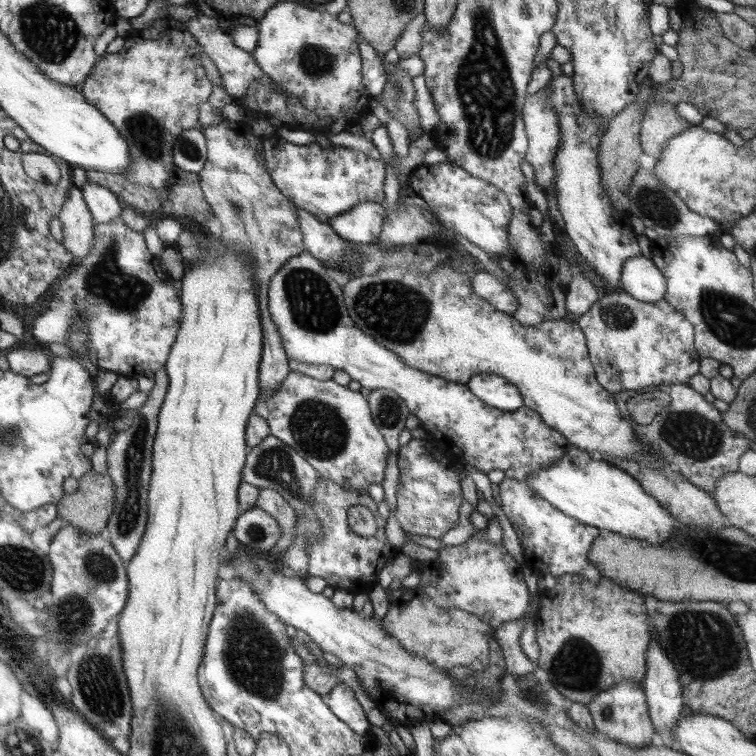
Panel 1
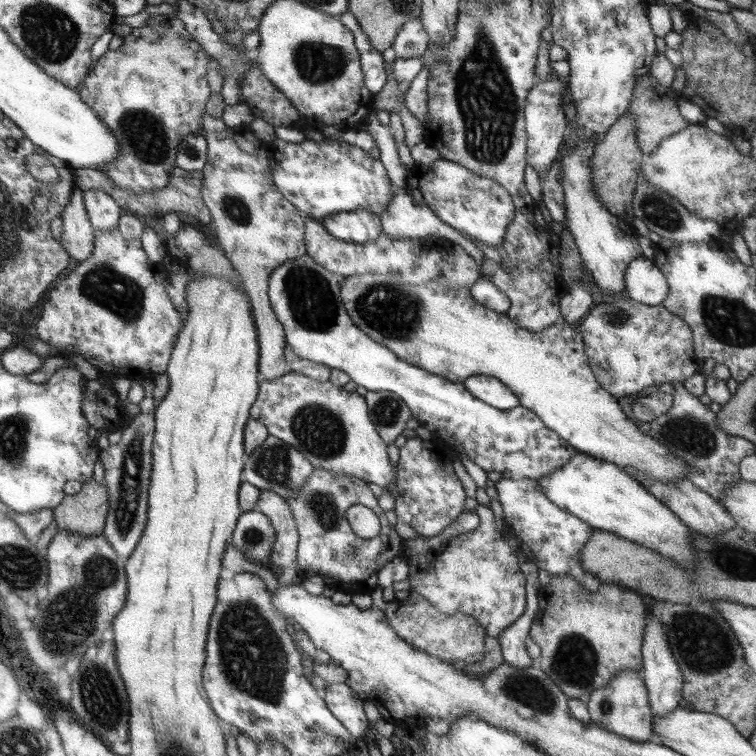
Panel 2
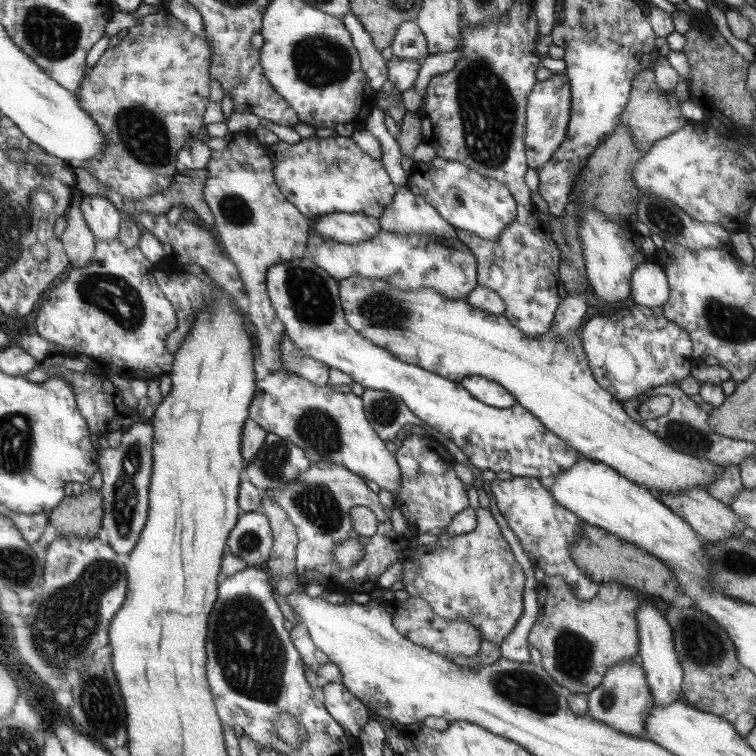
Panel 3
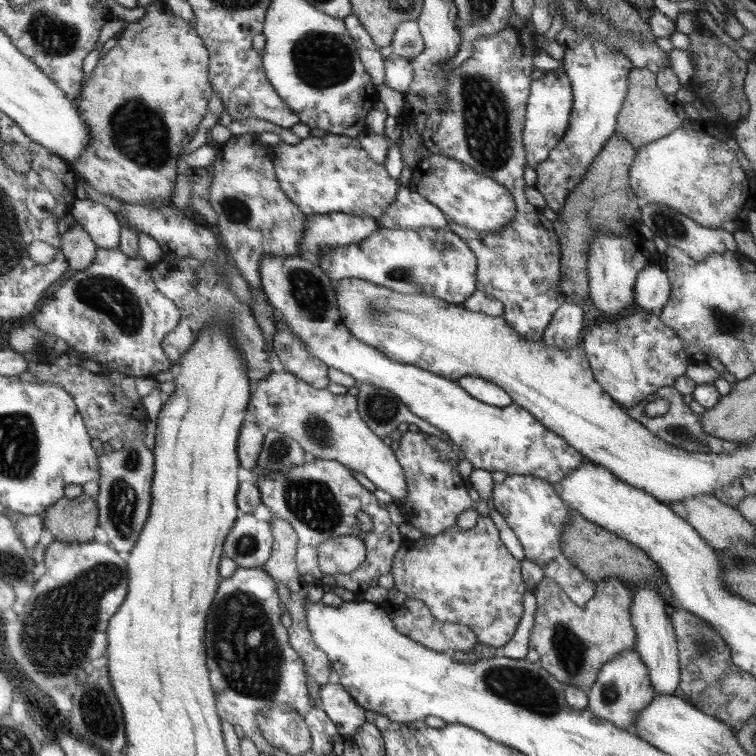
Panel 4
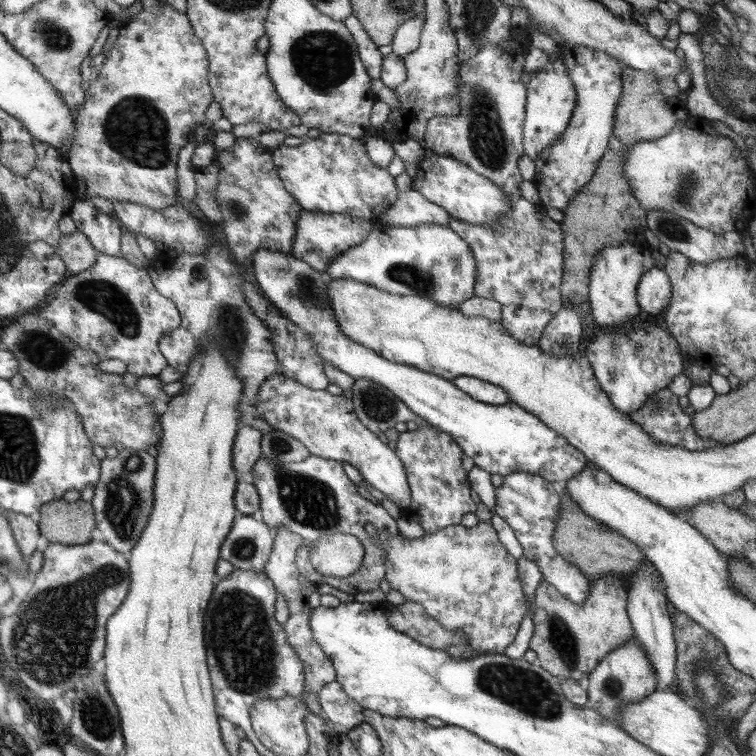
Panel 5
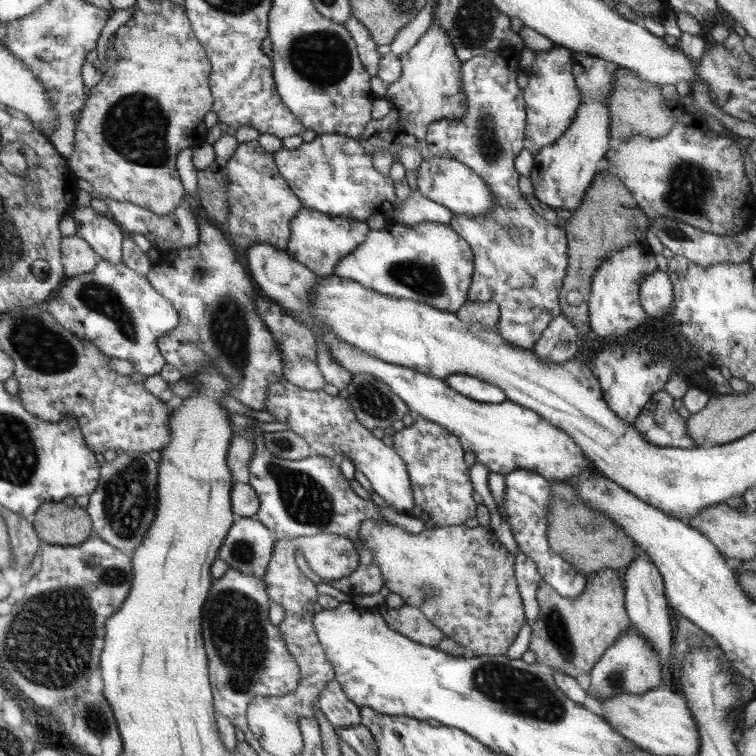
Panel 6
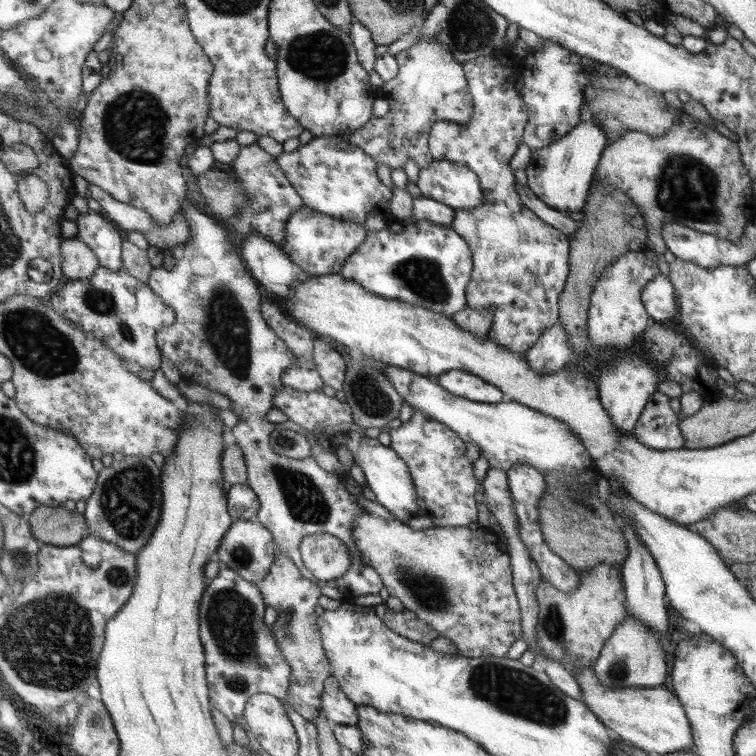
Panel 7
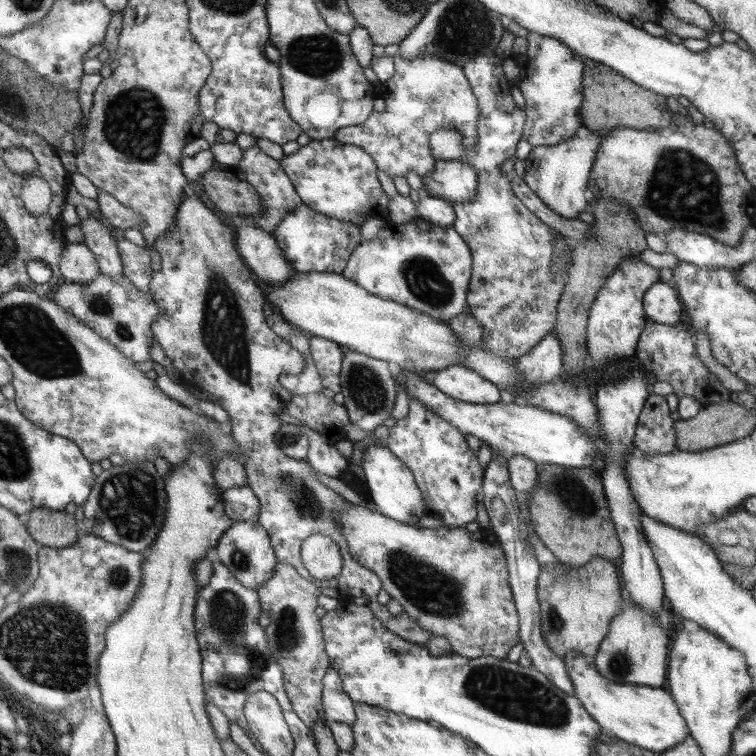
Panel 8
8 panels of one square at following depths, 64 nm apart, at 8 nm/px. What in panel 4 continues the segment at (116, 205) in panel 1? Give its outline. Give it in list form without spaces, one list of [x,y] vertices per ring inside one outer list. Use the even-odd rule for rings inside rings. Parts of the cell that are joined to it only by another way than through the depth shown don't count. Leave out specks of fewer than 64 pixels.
[[[87,197],[84,200],[76,200],[70,214],[83,224],[98,248],[113,250],[119,247],[123,221],[108,205],[92,201]]]

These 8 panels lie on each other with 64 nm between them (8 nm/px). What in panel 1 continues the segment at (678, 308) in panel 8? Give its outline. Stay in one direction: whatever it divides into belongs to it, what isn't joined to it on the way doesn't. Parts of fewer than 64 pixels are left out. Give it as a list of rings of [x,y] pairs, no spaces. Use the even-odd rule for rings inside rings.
[[[640,255],[624,263],[621,286],[636,300],[658,303],[666,298],[667,277],[655,261]]]

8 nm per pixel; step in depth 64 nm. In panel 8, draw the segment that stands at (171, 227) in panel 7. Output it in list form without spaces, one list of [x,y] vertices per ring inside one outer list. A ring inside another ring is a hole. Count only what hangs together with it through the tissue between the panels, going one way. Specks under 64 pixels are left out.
[[[98,189],[98,200],[100,214],[108,218],[108,222],[116,228],[128,230],[130,228],[140,229],[140,224],[144,222],[142,215],[134,209],[124,206],[116,198]]]

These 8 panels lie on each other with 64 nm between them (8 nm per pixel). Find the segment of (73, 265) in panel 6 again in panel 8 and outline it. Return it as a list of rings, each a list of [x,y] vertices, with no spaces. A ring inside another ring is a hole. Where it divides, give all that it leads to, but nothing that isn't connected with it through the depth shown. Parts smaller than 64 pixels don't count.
[[[69,243],[63,249],[63,261],[59,263],[64,280],[74,284],[92,283],[101,270],[98,258],[83,243]]]

